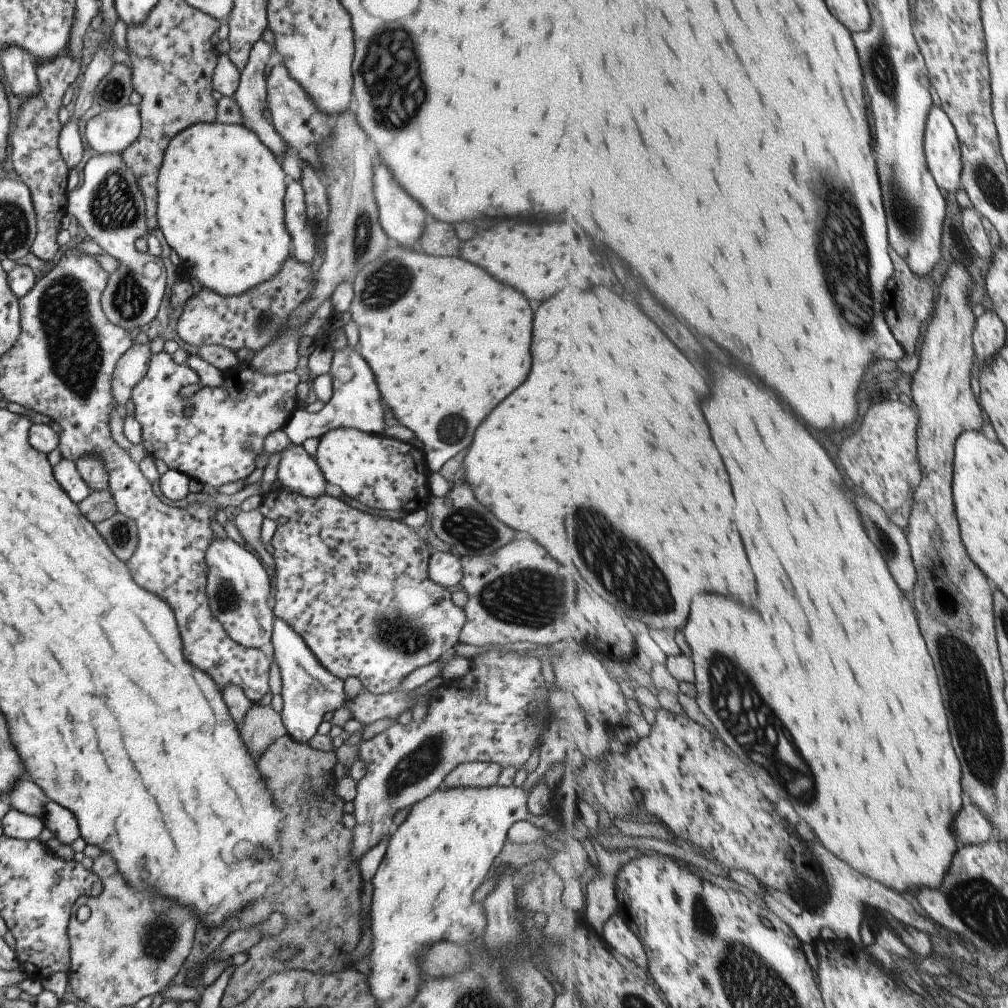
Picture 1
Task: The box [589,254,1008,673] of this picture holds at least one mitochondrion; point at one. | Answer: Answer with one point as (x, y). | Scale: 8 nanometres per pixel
(948, 604)

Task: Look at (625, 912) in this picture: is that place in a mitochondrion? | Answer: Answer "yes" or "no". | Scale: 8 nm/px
no

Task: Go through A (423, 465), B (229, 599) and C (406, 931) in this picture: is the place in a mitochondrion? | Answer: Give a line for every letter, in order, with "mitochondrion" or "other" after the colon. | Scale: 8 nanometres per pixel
A: other
B: mitochondrion
C: other

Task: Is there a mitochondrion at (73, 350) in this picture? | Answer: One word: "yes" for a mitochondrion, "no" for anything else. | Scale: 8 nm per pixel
yes

